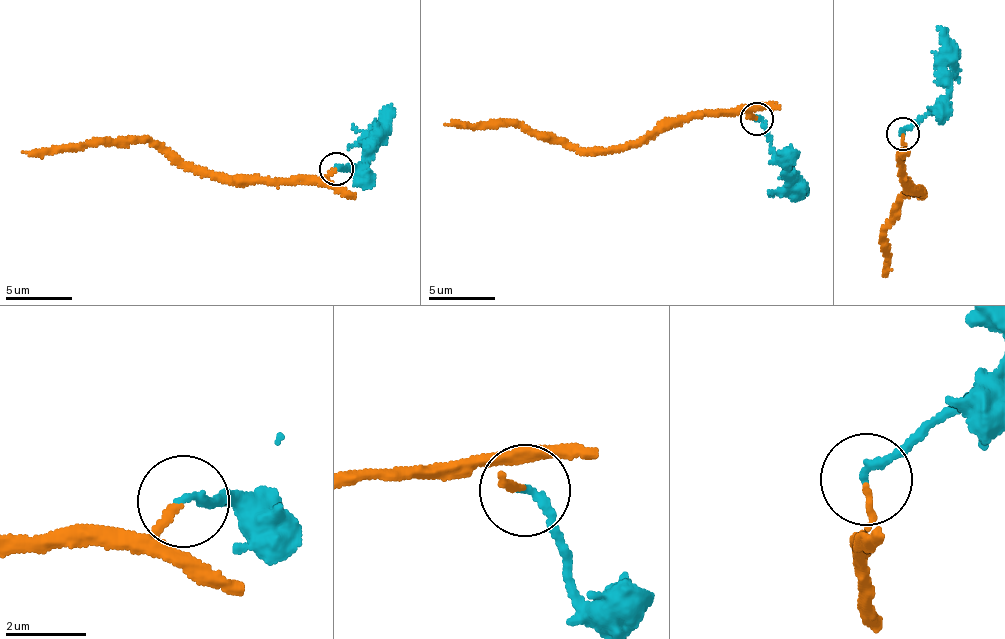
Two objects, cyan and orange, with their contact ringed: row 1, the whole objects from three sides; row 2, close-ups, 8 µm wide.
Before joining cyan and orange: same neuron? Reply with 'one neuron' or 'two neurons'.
one neuron

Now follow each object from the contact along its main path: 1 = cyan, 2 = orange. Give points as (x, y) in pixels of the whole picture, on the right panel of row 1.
1: (903, 135), (947, 95), (945, 48), (937, 26)
2: (903, 135), (904, 191), (918, 186), (922, 191), (919, 198), (905, 196), (886, 230), (886, 276)

